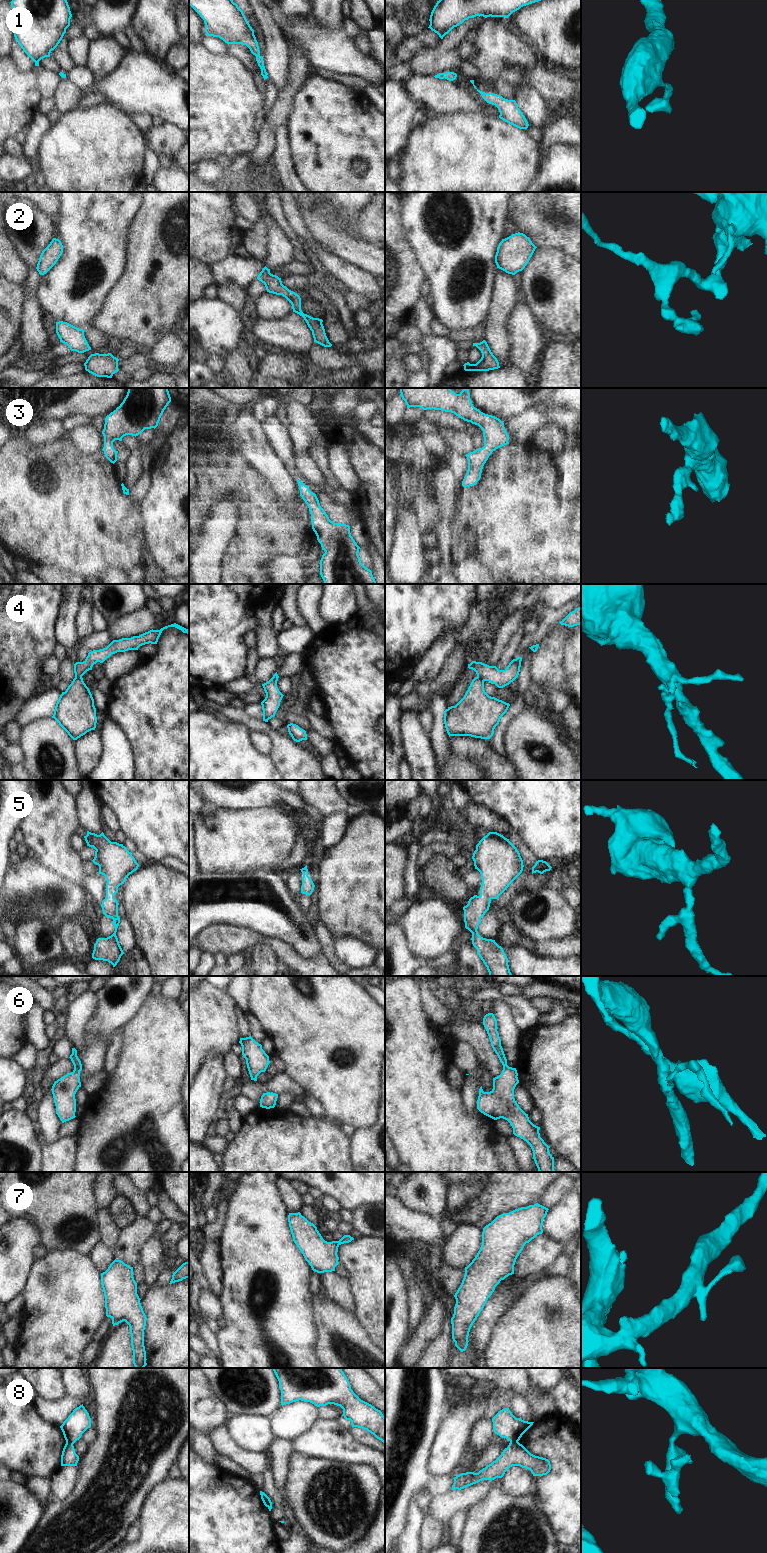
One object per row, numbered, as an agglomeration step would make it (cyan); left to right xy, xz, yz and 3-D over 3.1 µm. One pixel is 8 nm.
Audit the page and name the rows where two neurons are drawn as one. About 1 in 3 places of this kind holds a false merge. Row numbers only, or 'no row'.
4, 8.

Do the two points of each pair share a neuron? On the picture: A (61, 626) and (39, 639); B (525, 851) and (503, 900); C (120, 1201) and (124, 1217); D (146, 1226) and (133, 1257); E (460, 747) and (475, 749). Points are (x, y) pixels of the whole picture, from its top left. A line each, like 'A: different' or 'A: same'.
A: different
B: same
C: same
D: same
E: same

